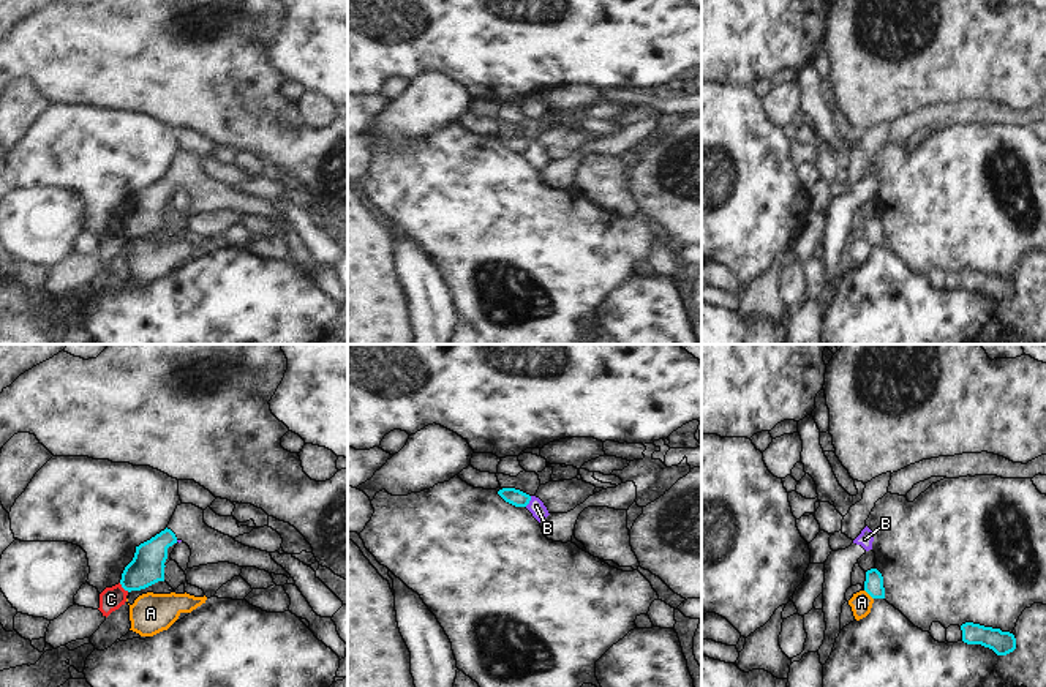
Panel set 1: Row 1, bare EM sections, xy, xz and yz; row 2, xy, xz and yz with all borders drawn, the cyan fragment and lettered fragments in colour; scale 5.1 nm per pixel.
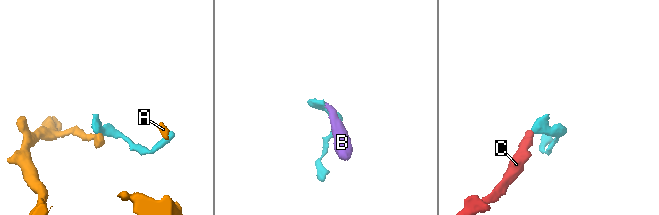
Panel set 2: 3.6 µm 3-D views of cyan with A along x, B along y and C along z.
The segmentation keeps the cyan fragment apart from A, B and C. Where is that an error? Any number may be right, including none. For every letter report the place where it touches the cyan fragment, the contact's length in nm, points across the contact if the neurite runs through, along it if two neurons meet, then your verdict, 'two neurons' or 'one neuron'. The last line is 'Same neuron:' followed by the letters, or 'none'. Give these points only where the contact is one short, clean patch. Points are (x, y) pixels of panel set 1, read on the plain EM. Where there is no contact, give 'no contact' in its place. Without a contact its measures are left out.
A: yz (868, 239) | 70 nm | along yz (865, 236), (872, 245) | two neurons
B: xz (530, 146) | 70 nm | along xz (531, 142), (525, 152) | two neurons
C: xy (124, 234) | 70 nm | along xy (119, 229), (128, 237) | two neurons
Same neuron: none

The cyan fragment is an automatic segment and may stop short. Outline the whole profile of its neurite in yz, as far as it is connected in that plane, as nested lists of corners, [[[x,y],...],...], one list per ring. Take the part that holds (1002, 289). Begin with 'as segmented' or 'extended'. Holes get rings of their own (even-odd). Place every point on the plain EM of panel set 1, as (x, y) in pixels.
as segmented; [[[973,268],[961,272],[962,287],[967,291],[981,291],[992,295],[997,302],[1006,302],[1016,295],[1016,284],[1010,278],[984,273]]]

